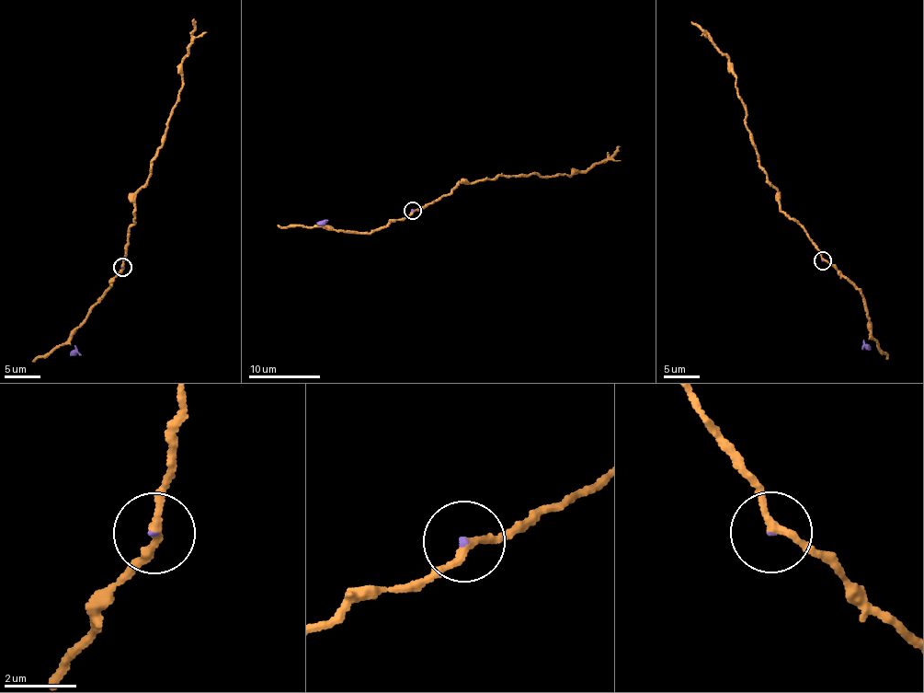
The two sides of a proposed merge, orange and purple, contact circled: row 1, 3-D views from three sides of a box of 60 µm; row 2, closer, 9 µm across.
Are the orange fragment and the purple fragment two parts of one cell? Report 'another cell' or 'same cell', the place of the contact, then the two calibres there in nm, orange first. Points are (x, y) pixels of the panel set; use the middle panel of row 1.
same cell; at (412, 210); 200 nm thick on the orange side, 60 nm on the other

